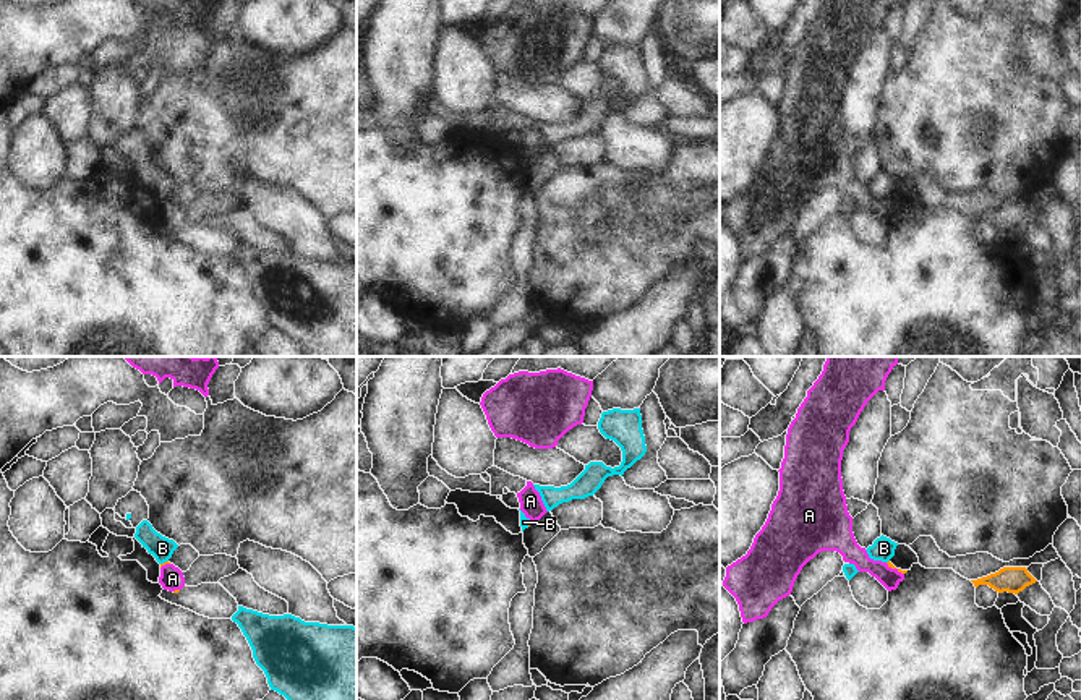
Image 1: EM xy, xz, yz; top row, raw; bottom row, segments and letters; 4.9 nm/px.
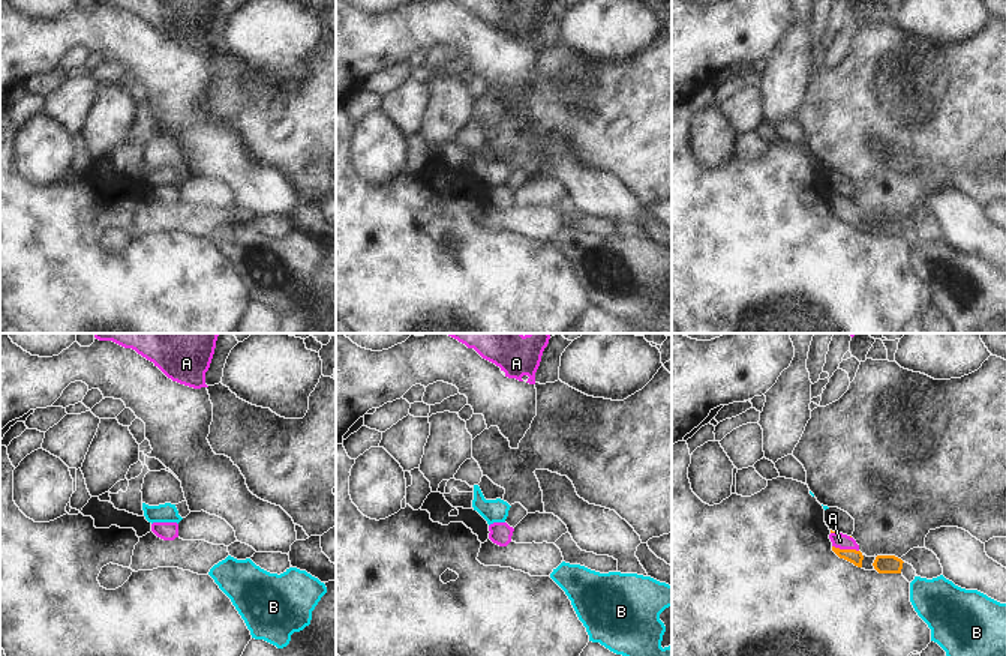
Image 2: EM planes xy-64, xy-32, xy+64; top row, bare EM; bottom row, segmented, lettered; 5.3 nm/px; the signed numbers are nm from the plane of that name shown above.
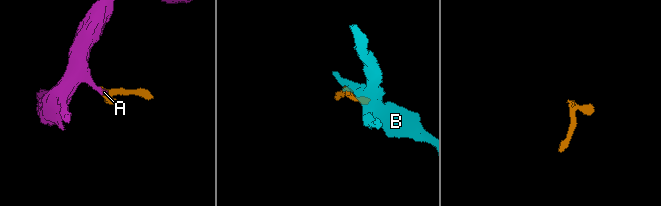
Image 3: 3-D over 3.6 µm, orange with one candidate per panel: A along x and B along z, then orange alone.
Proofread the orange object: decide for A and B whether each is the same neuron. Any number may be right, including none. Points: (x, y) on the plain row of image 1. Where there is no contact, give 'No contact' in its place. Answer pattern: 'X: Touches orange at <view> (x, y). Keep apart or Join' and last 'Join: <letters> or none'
A: Touches orange at yz (895, 204). Join
B: Touches orange at xy (164, 200). Keep apart
Join: A

